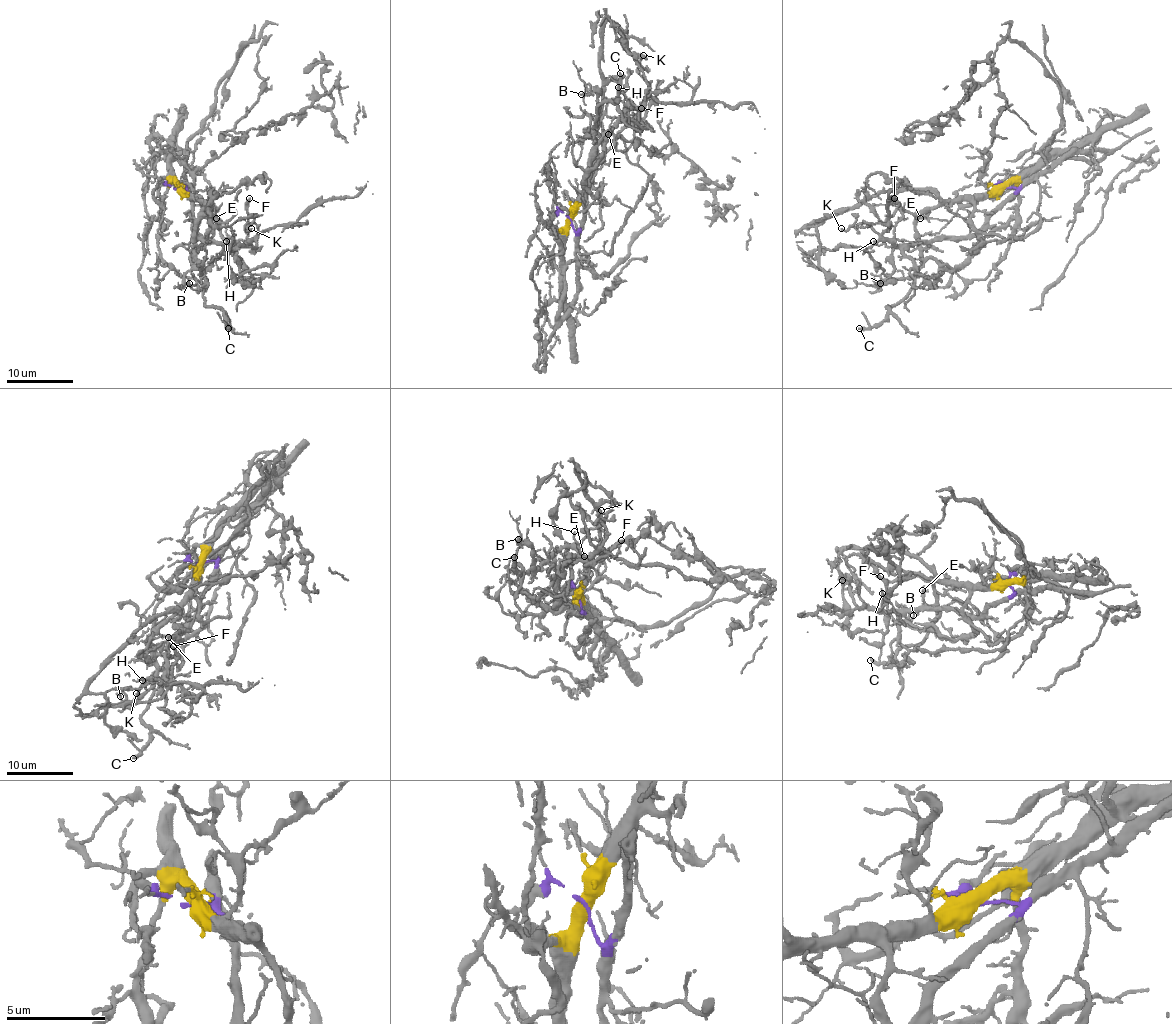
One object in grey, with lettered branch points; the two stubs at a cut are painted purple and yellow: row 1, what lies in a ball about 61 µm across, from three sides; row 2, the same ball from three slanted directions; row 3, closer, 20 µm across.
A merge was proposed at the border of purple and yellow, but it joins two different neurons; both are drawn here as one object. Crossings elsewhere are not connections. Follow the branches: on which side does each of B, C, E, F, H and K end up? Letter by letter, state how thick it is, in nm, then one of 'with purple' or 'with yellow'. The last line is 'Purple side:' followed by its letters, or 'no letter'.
B: calibre 140 nm; with yellow
C: calibre 320 nm; with yellow
E: calibre 110 nm; with yellow
F: calibre 320 nm; with purple
H: calibre 110 nm; with purple
K: calibre 130 nm; with purple
Purple side: F, H, K

